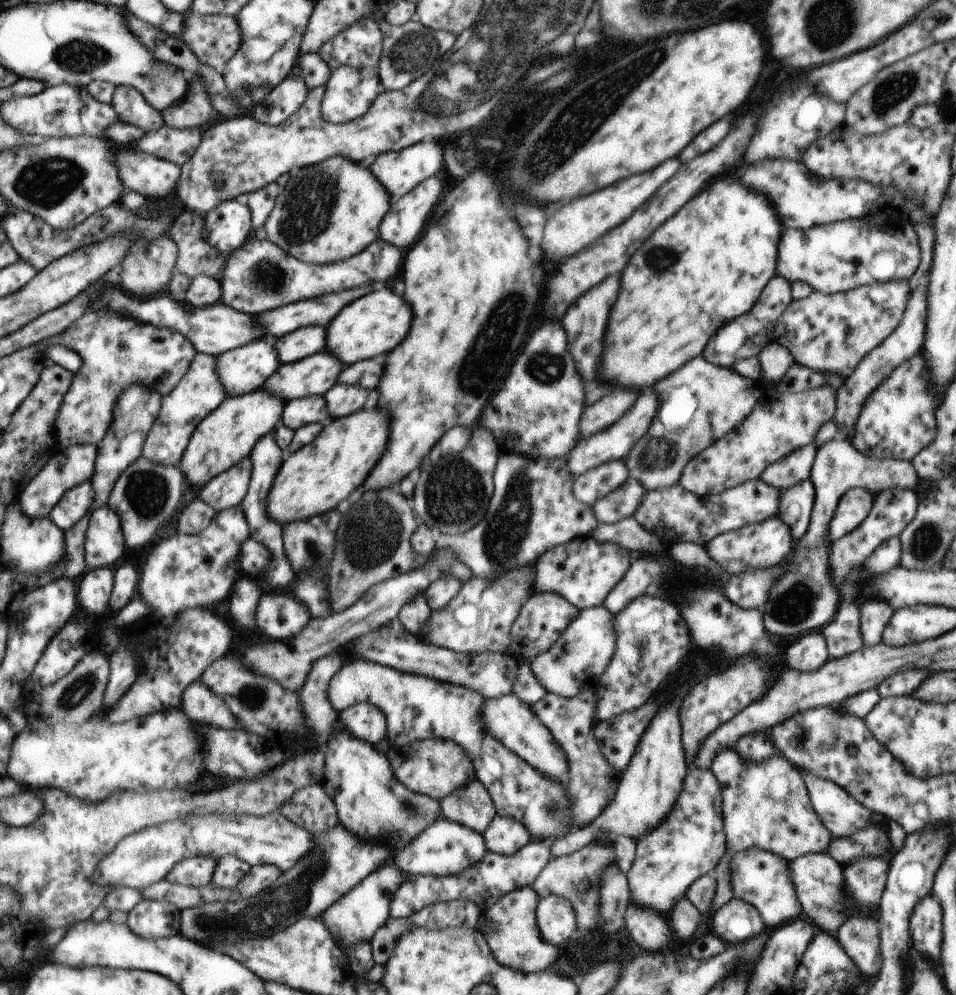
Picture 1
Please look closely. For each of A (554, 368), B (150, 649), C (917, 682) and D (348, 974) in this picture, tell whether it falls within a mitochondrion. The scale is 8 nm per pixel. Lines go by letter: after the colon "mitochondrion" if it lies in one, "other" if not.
A: mitochondrion
B: other
C: other
D: other

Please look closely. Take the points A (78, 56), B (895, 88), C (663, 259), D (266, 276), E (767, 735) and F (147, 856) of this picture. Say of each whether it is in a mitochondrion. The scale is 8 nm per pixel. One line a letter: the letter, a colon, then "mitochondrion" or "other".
A: mitochondrion
B: mitochondrion
C: mitochondrion
D: mitochondrion
E: other
F: mitochondrion

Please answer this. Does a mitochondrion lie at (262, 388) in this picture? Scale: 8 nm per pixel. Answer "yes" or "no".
no

